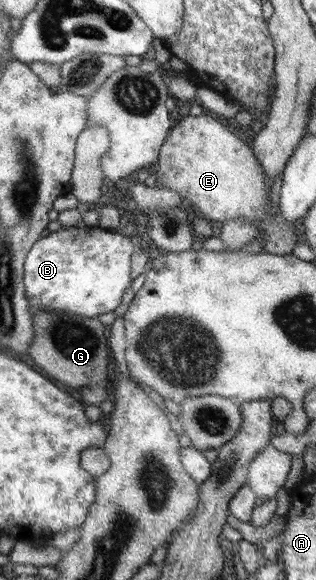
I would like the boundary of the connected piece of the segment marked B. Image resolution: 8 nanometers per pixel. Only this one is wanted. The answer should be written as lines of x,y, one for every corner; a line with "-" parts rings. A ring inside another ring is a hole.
64,227
59,232
40,237
26,255
23,264
23,283
30,310
62,310
82,317
98,317
114,312
122,304
122,296
131,287
131,256
134,245
129,237
99,227

